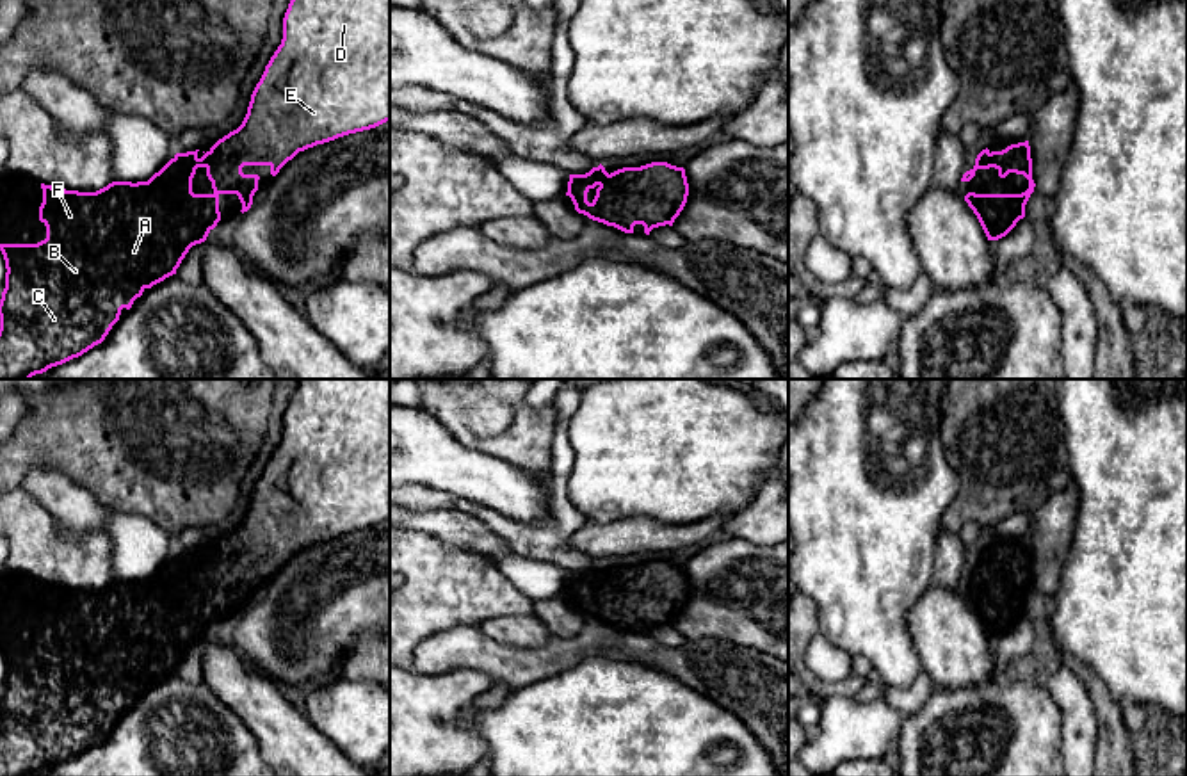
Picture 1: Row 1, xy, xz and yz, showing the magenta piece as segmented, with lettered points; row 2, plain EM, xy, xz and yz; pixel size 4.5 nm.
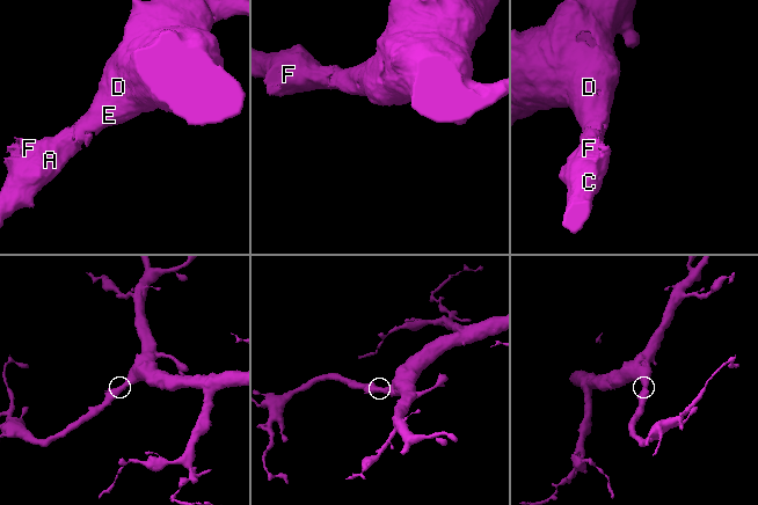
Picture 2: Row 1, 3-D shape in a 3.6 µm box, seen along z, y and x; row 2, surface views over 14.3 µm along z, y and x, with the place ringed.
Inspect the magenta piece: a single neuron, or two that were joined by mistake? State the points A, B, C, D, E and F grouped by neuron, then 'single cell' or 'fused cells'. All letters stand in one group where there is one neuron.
A B C D E F; single cell

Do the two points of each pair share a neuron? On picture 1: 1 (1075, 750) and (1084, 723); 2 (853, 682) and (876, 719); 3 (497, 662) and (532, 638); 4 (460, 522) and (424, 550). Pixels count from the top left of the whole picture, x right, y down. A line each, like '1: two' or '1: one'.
1: one
2: two
3: two
4: two

